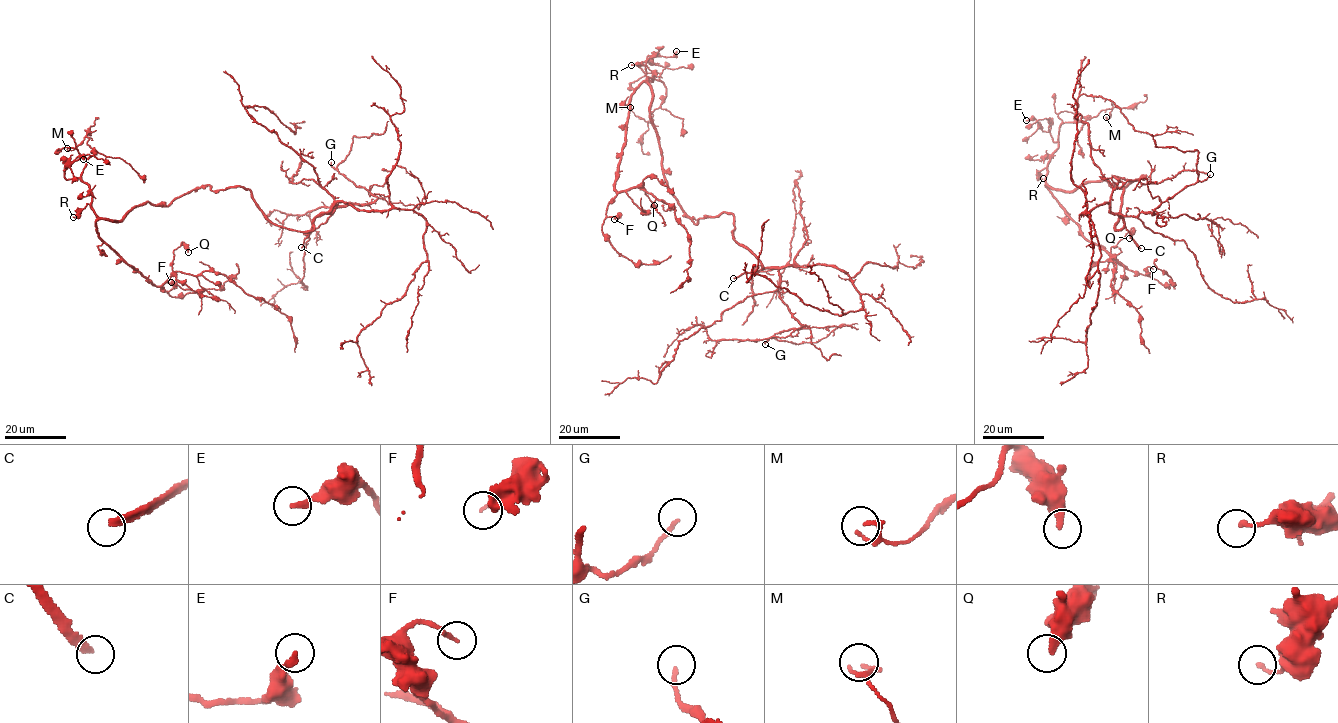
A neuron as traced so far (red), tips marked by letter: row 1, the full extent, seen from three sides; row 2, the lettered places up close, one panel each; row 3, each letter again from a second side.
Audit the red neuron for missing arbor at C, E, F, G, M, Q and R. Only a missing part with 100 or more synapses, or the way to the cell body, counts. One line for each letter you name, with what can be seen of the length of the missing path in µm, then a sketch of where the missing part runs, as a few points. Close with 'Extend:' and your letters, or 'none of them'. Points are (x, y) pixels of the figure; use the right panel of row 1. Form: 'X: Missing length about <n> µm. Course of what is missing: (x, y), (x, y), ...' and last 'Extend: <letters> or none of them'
C: Missing length about 90 µm
Extend: C

